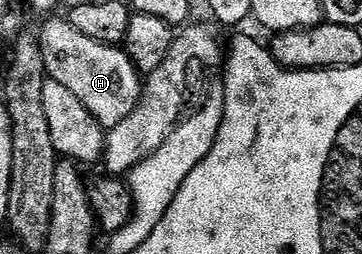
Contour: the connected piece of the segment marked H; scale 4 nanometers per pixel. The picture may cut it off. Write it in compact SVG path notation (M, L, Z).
M46 18L45 28L39 31L46 76L75 93L87 113L91 113L101 127L108 129L119 125L119 121L131 114L141 100L143 79L137 66L120 46L112 47L95 41L79 33L79 29L75 29L68 18L57 18Z

